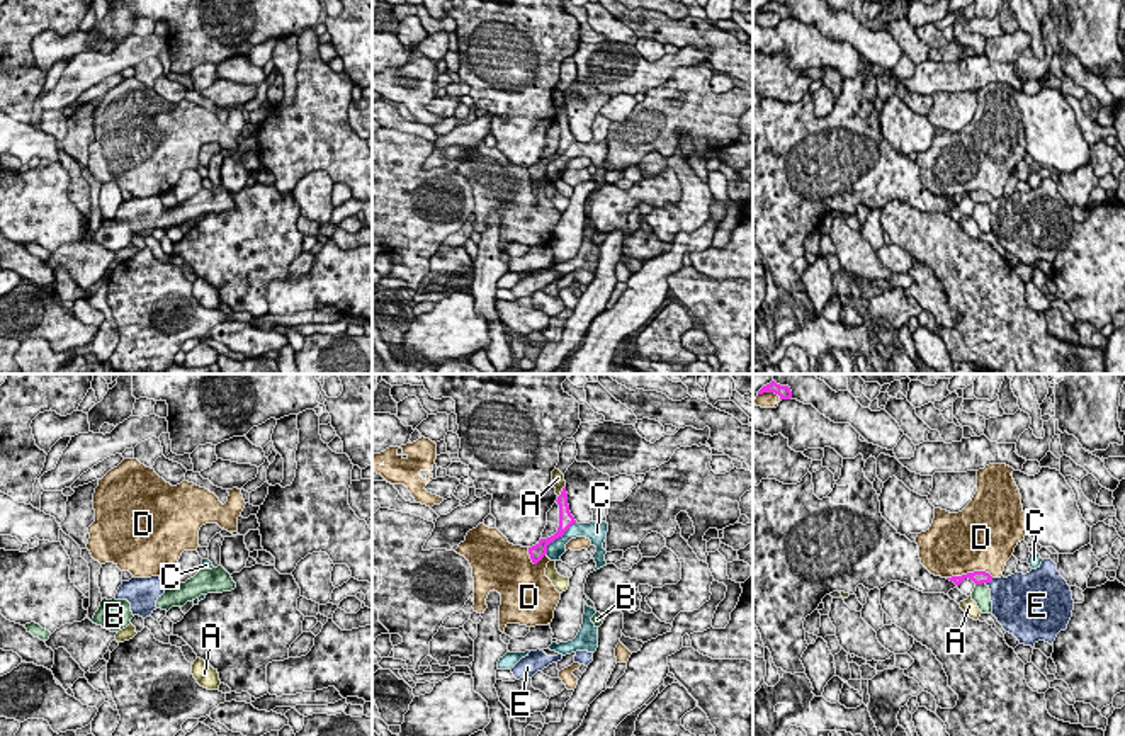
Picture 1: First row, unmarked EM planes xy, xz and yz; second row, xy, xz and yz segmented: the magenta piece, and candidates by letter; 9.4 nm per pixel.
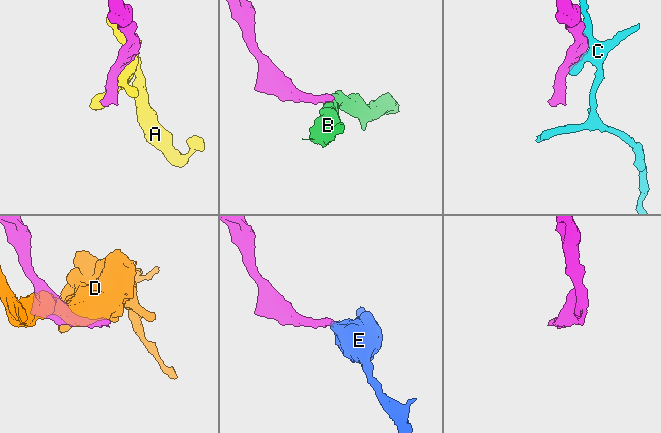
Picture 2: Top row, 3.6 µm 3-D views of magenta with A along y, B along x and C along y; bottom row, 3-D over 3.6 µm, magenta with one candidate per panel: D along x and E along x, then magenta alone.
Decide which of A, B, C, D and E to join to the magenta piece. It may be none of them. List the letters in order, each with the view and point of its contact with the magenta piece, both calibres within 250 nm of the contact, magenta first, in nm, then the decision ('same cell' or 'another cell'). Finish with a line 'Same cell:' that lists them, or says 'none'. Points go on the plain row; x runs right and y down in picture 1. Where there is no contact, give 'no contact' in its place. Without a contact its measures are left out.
A: meets magenta in xz at (561, 111); 130 nm thick on the magenta side, 130 nm on the other; another cell
B: meets magenta in yz at (981, 203); 130 nm thick on the magenta side, 180 nm on the other; another cell
C: meets magenta in xz at (558, 157); 140 nm thick on the magenta side, 160 nm on the other; another cell
D: meets magenta in yz at (969, 192); 130 nm thick on the magenta side, 480 nm on the other; another cell
E: meets magenta in yz at (989, 199); 130 nm thick on the magenta side, 360 nm on the other; same cell
Same cell: E

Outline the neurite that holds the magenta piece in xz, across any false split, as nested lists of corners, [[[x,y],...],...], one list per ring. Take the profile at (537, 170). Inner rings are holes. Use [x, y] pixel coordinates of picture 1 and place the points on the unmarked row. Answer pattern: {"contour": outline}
{"contour": [[[566,105],[562,107],[561,114],[557,116],[557,124],[559,124],[559,146],[557,151],[547,158],[540,158],[535,165],[529,167],[529,173],[534,184],[537,184],[546,173],[547,173],[547,165],[554,161],[556,158],[562,156],[564,151],[576,143],[574,136],[569,131],[568,124],[568,112]]]}

